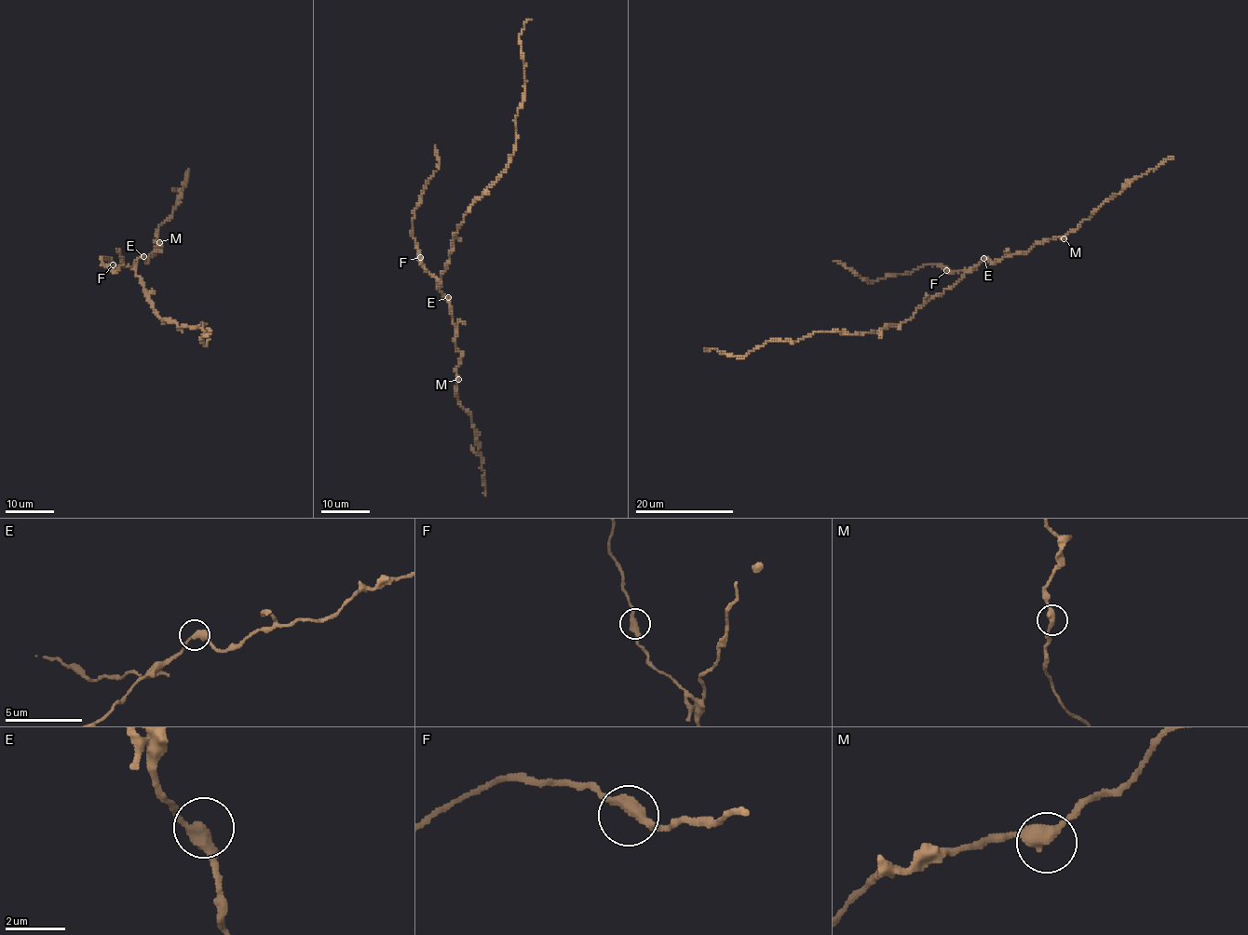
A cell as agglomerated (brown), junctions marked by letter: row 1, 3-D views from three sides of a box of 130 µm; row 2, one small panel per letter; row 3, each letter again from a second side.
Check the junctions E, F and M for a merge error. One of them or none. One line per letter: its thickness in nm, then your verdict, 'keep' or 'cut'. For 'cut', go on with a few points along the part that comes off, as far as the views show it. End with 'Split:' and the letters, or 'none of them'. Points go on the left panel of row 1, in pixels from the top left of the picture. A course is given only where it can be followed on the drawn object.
E: 400 nm | keep
F: 380 nm | keep
M: 360 nm | keep
Split: none of them

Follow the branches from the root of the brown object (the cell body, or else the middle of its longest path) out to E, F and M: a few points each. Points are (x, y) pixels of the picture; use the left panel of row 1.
E: (144, 286), (135, 266), (138, 258), (143, 256)
F: (144, 286), (134, 267), (113, 264)
M: (144, 286), (136, 274), (135, 261), (141, 256), (146, 262), (159, 246), (156, 240), (159, 242)

